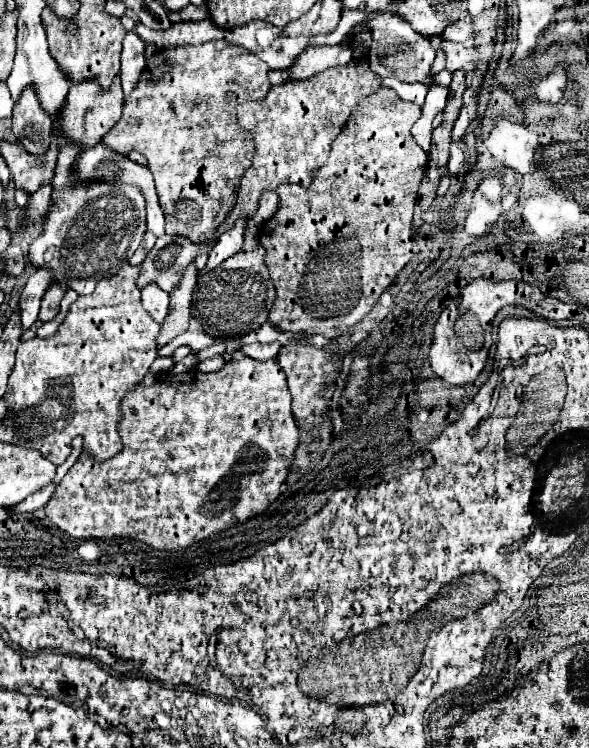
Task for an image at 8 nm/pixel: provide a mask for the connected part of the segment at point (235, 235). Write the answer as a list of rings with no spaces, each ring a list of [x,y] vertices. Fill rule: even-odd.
[[[240,219],[240,223],[236,223],[236,227],[232,227],[232,231],[226,231],[224,235],[218,237],[214,249],[210,251],[208,265],[204,267],[204,273],[216,269],[222,261],[226,261],[228,257],[232,257],[234,253],[238,253],[242,249],[244,229],[246,229],[246,219]]]

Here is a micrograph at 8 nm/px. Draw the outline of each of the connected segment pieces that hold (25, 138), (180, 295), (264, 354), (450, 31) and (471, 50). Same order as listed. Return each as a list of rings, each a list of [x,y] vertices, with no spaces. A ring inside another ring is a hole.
[[[28,87],[22,93],[20,103],[14,107],[12,113],[14,135],[18,137],[18,141],[24,145],[28,153],[44,155],[50,147],[50,125],[52,121],[40,109],[34,89]]]
[[[190,263],[184,269],[180,281],[174,285],[174,289],[170,293],[170,313],[166,315],[166,321],[164,321],[162,331],[158,335],[158,347],[166,345],[176,335],[180,335],[180,333],[184,333],[188,329],[190,299],[192,299],[192,289],[196,285],[196,277],[198,277],[196,263]]]
[[[274,341],[274,343],[250,343],[250,345],[240,347],[240,351],[244,351],[244,355],[248,355],[252,359],[268,361],[268,359],[274,359],[278,355],[278,349],[281,346],[278,341]]]
[[[469,16],[459,19],[456,23],[449,25],[448,29],[444,31],[444,35],[442,35],[442,39],[444,39],[444,41],[457,43],[464,43],[465,40],[470,38],[475,38],[475,30],[471,17]]]
[[[444,45],[442,47],[448,55],[446,59],[446,67],[450,71],[456,71],[456,69],[462,69],[462,71],[474,71],[480,63],[480,55],[476,51],[474,45]]]

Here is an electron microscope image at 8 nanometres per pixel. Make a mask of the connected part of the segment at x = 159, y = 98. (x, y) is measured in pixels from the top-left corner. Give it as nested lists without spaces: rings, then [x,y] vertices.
[[[228,41],[172,47],[168,51],[156,51],[156,55],[146,61],[146,69],[140,73],[134,91],[124,97],[122,117],[104,135],[102,143],[120,155],[138,151],[148,159],[148,169],[154,175],[160,205],[166,215],[168,235],[186,237],[192,243],[216,241],[216,231],[236,205],[236,187],[240,187],[240,179],[252,165],[254,155],[252,135],[240,131],[236,107],[244,101],[260,101],[268,95],[272,87],[268,71],[270,67],[262,59],[256,59],[256,55],[244,51],[244,47]]]

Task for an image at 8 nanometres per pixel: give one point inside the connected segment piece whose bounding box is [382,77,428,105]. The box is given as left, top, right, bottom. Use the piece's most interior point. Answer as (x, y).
(416, 92)

